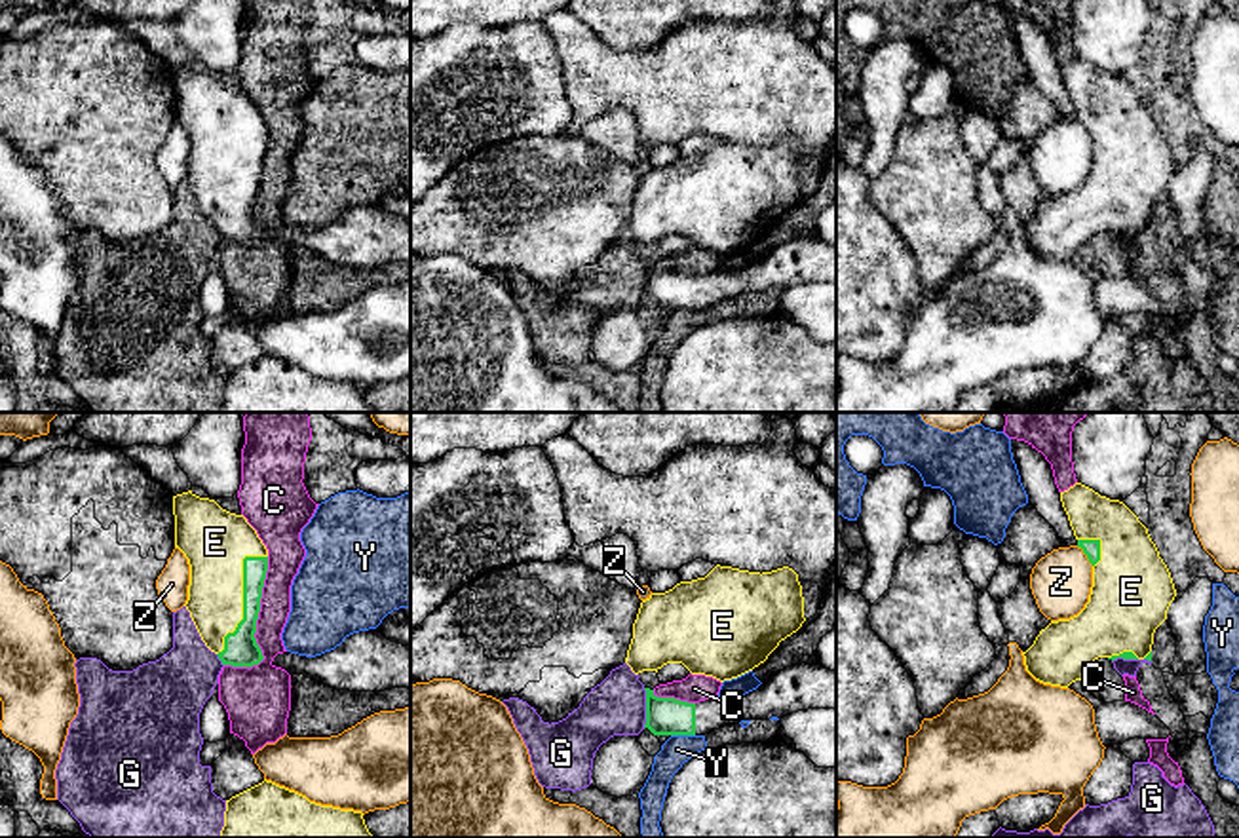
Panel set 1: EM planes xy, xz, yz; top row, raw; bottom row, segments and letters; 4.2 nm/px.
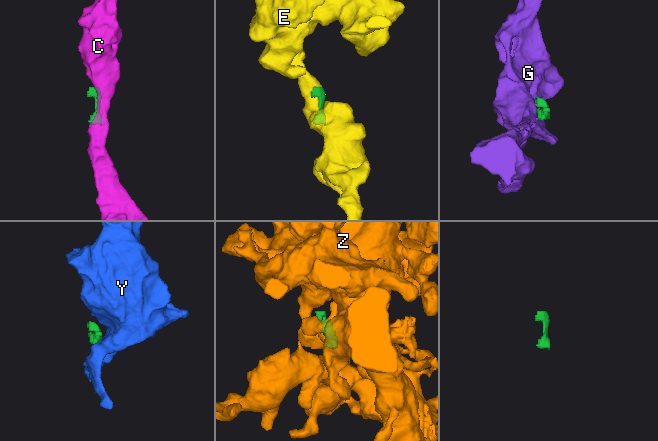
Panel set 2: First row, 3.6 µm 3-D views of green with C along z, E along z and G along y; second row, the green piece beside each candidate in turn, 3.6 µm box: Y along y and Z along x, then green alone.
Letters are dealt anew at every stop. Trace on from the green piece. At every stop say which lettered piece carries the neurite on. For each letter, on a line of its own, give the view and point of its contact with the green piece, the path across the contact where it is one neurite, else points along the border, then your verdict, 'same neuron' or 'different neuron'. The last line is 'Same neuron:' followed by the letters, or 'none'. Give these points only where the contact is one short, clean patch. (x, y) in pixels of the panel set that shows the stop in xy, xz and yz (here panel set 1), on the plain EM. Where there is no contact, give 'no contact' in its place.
C: meets green in xy at (255, 202); different neuron
E: meets green in xy at (244, 171); same neuron
G: meets green in xz at (647, 282); border along xz (643, 263), (645, 301); different neuron
Y: meets green in xz at (683, 308); border along xz (671, 308), (694, 310); different neuron
Z: meets green in yz at (1086, 128); border along yz (1076, 120), (1093, 139); different neuron
Same neuron: E

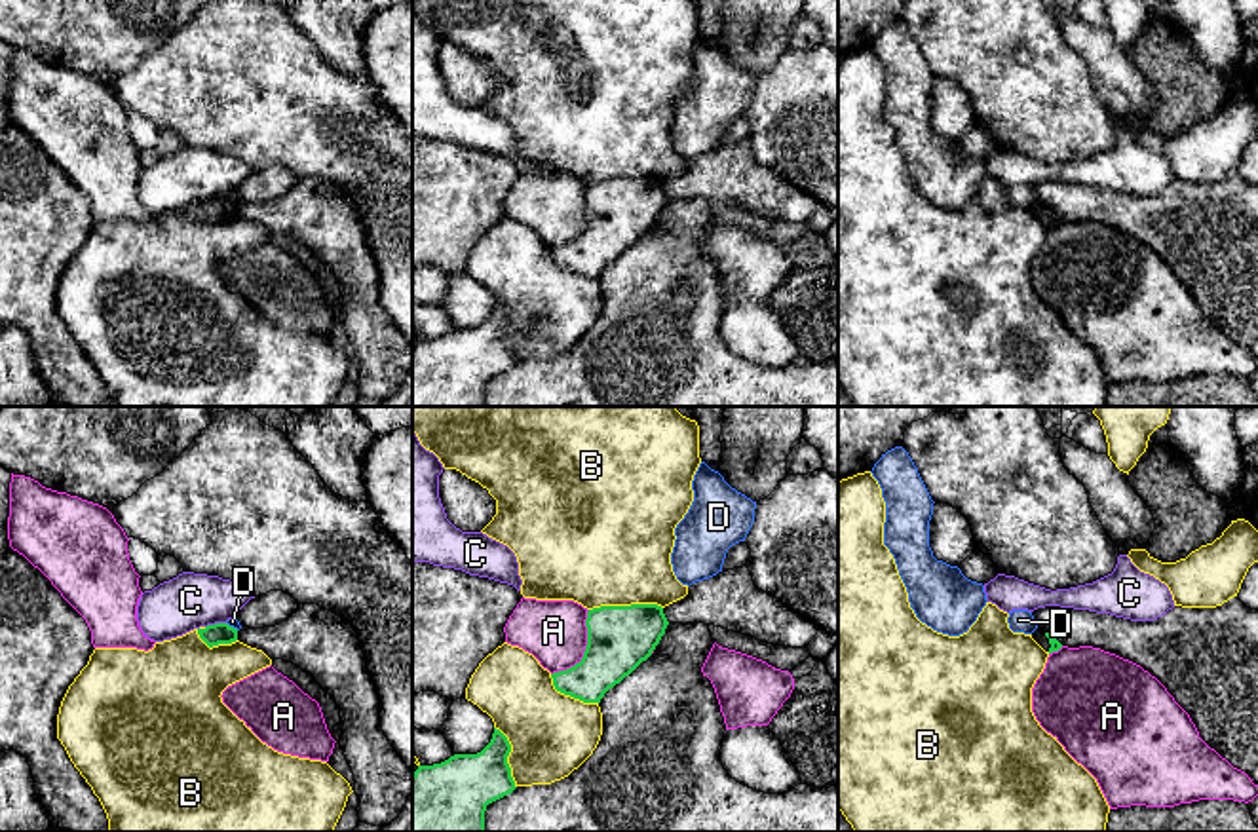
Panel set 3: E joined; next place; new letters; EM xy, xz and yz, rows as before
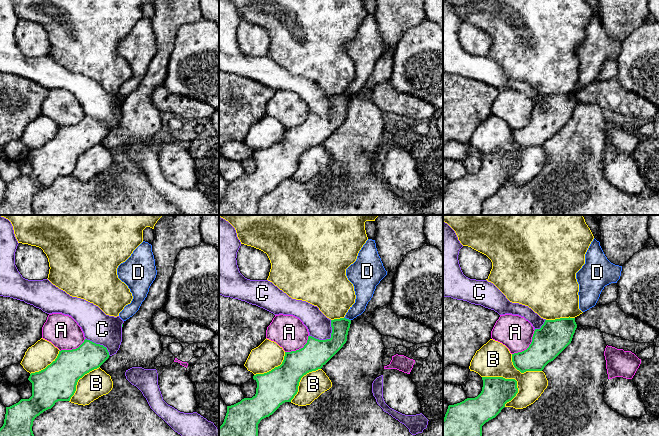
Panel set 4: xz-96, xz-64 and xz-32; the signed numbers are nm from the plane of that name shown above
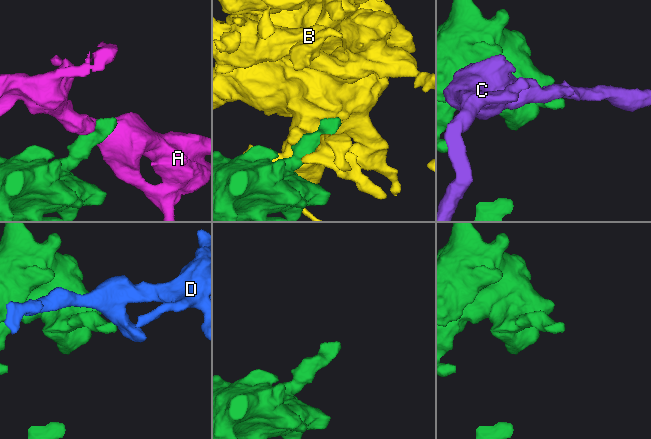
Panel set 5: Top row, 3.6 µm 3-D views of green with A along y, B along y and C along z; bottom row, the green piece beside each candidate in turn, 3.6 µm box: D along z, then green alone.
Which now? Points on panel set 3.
A: meets green in xz at (586, 225); different neuron
B: meets green in xz at (626, 181); different neuron
C: meets green in xy at (215, 198); border along xy (225, 196), (206, 202); different neuron
D: meets green in xy at (232, 202); border along xy (227, 196), (238, 204); different neuron
Same neuron: none

